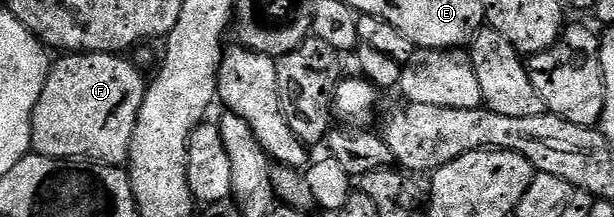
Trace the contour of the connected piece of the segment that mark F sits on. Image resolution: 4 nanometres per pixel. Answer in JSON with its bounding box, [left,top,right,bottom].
[30,51,147,167]

